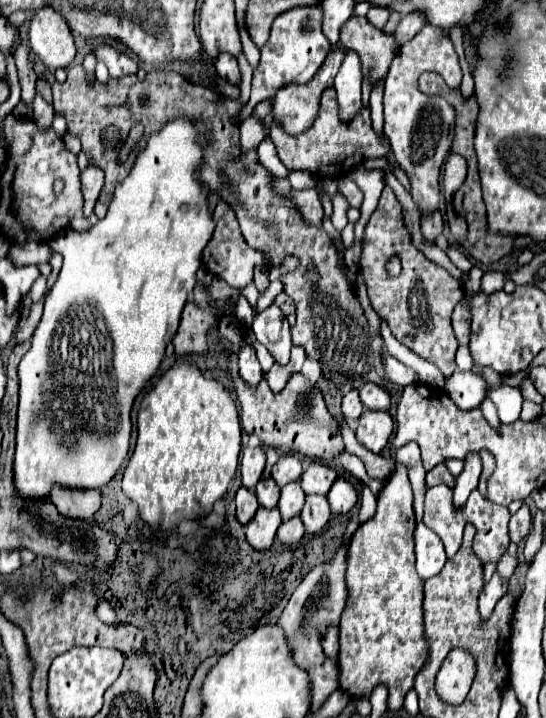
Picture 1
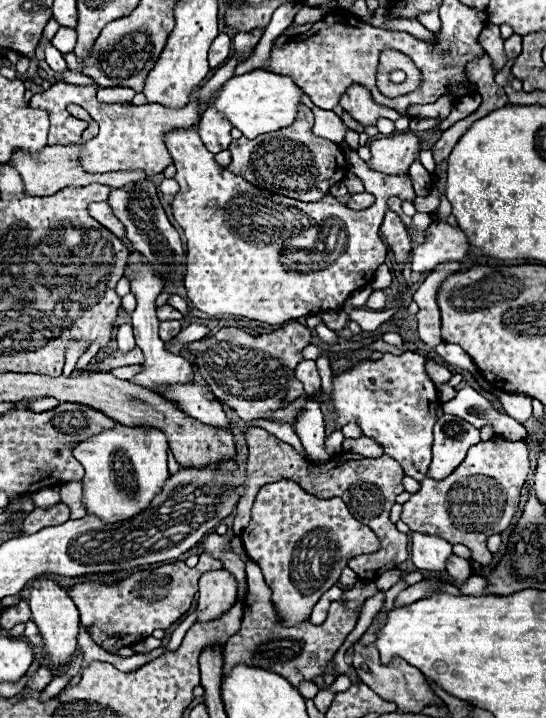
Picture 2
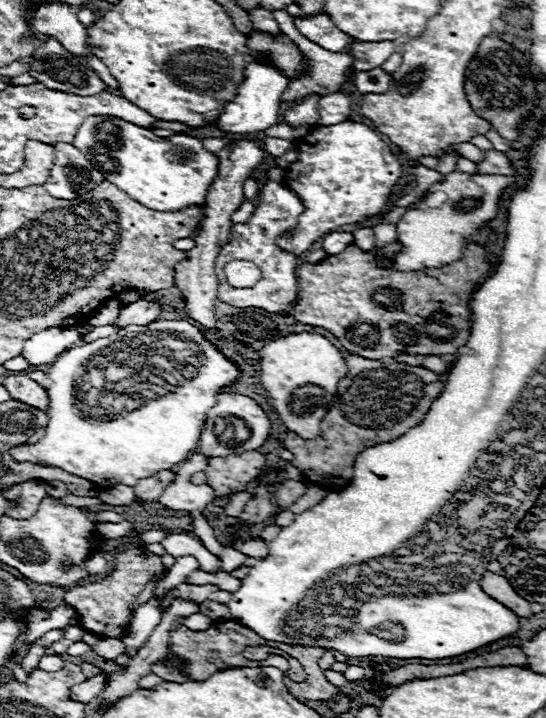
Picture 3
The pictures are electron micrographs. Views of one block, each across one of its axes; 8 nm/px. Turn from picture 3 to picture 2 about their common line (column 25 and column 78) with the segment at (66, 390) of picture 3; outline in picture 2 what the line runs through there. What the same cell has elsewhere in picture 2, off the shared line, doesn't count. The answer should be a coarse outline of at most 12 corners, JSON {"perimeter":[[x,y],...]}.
{"perimeter":[[118,424],[80,442],[82,504],[104,524],[170,478],[166,436]]}

